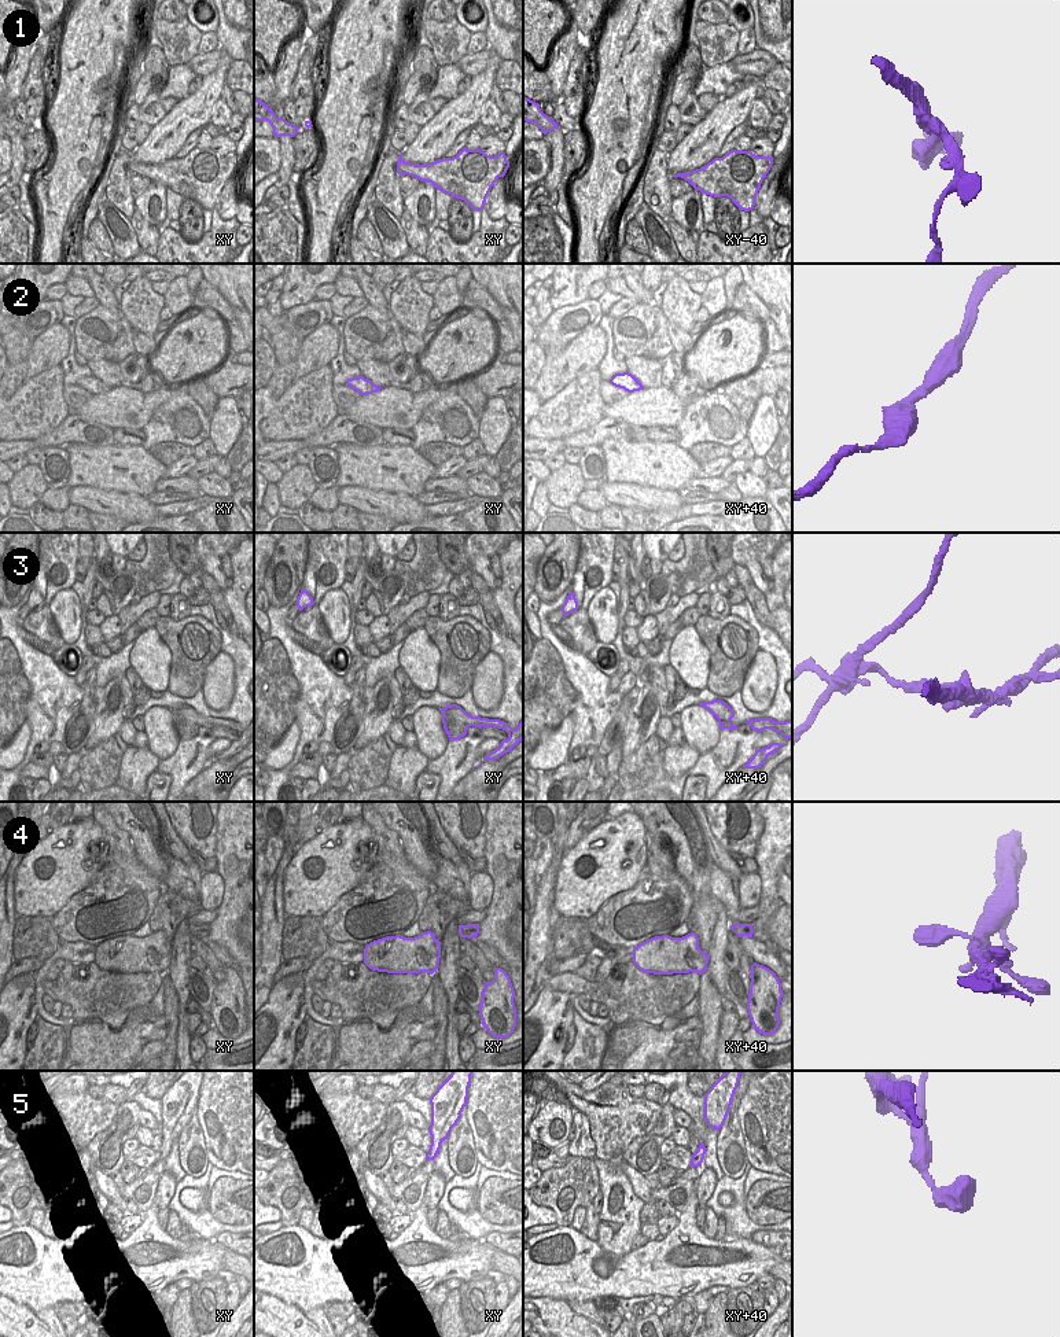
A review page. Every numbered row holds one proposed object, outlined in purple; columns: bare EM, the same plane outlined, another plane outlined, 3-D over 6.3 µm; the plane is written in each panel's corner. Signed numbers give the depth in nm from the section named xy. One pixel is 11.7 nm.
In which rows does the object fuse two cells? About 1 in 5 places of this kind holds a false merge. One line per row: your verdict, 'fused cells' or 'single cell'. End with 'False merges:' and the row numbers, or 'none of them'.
1: single cell
2: single cell
3: fused cells
4: single cell
5: single cell
False merges: 3

